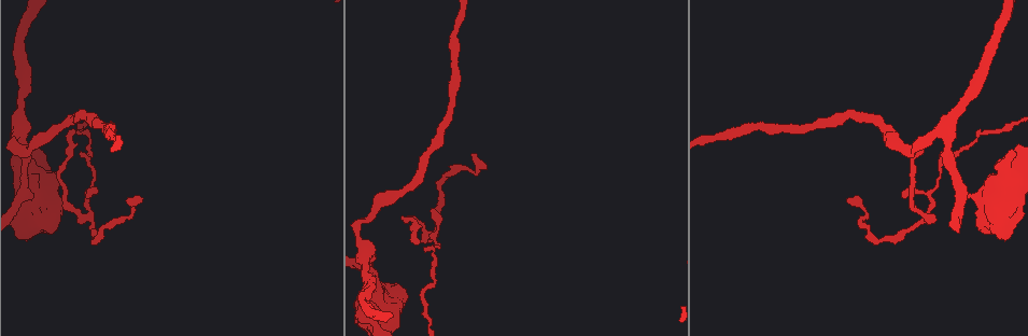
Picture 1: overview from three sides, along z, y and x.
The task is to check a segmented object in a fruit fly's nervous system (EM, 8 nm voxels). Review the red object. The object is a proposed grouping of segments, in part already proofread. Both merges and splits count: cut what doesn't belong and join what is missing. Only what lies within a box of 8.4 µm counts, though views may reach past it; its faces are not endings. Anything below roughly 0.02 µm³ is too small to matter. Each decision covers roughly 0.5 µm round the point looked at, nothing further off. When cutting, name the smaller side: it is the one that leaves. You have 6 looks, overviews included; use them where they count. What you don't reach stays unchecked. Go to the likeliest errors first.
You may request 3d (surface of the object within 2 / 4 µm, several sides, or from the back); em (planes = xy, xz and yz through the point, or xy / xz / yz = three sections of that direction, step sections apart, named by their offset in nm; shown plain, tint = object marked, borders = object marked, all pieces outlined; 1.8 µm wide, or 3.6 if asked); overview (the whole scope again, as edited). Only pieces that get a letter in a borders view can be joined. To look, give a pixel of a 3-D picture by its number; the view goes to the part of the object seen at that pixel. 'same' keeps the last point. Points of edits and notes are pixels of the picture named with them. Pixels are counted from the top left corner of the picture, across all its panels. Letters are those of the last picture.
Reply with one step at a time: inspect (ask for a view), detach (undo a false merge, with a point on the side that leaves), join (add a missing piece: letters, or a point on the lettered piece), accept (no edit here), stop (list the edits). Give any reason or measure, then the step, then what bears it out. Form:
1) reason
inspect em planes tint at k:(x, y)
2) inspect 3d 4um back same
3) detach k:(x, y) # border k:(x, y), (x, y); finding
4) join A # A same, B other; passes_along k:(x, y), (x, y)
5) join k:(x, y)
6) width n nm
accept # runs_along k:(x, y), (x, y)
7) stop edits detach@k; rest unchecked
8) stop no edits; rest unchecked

arms part here
inspect em 3.6um yz step 16 borders at 1:(428, 232)

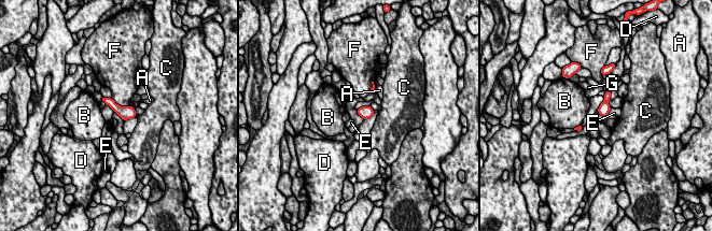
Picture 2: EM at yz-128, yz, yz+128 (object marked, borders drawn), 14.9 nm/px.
cut it another way
inspect em 3.6um planes borders same

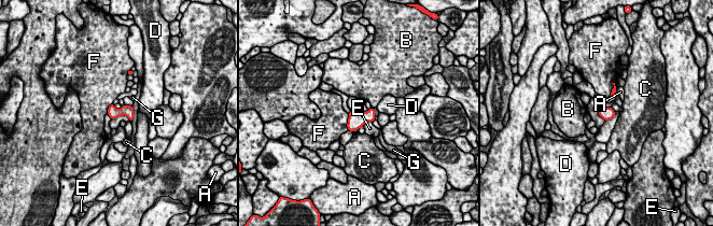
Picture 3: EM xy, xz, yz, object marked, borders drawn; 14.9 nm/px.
width 170 nm; longest_contact F 220 nm
accept # A other, B other, C other, D other, E other, F other, G other; all the same neuron

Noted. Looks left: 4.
long arm stops here
inspect 3d 2um at 1:(74, 131)

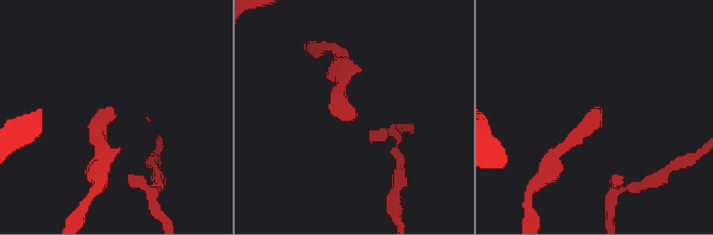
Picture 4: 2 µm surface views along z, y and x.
now the EM
inspect em planes borders at 4:(113, 112)

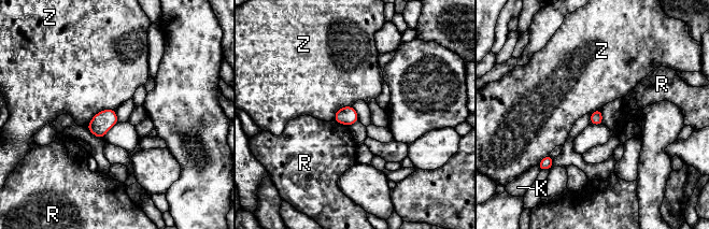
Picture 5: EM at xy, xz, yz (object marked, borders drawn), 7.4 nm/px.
width 100 nm
accept # K other, R other, Z other; border 5:(114, 110), (99, 111), (86, 126); no lettered piece goes on from it

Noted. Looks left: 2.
a narrow waist
inspect em planes tint at 1:(28, 210)

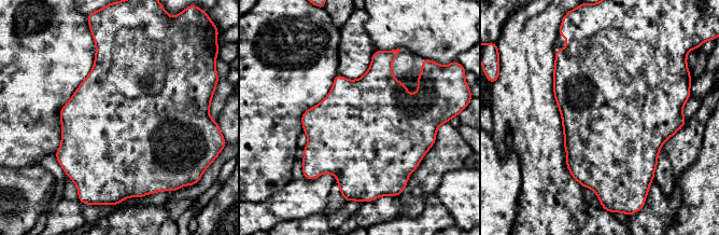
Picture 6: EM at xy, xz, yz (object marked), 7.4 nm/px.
inspect em planes borders same

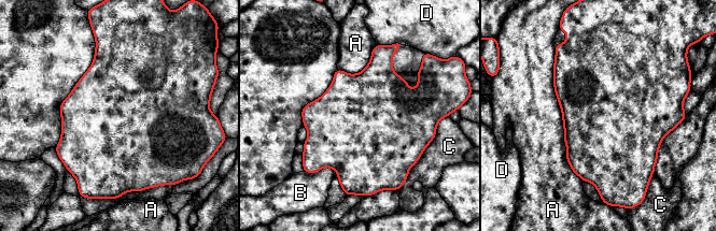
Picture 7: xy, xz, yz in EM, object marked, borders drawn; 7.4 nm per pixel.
longest_contact A 1000 nm
accept # A other, B other, C other, D other; border 7:(555, 53), (566, 161), (583, 181); one neuron here

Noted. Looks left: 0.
stop no edits; rest unchecked

